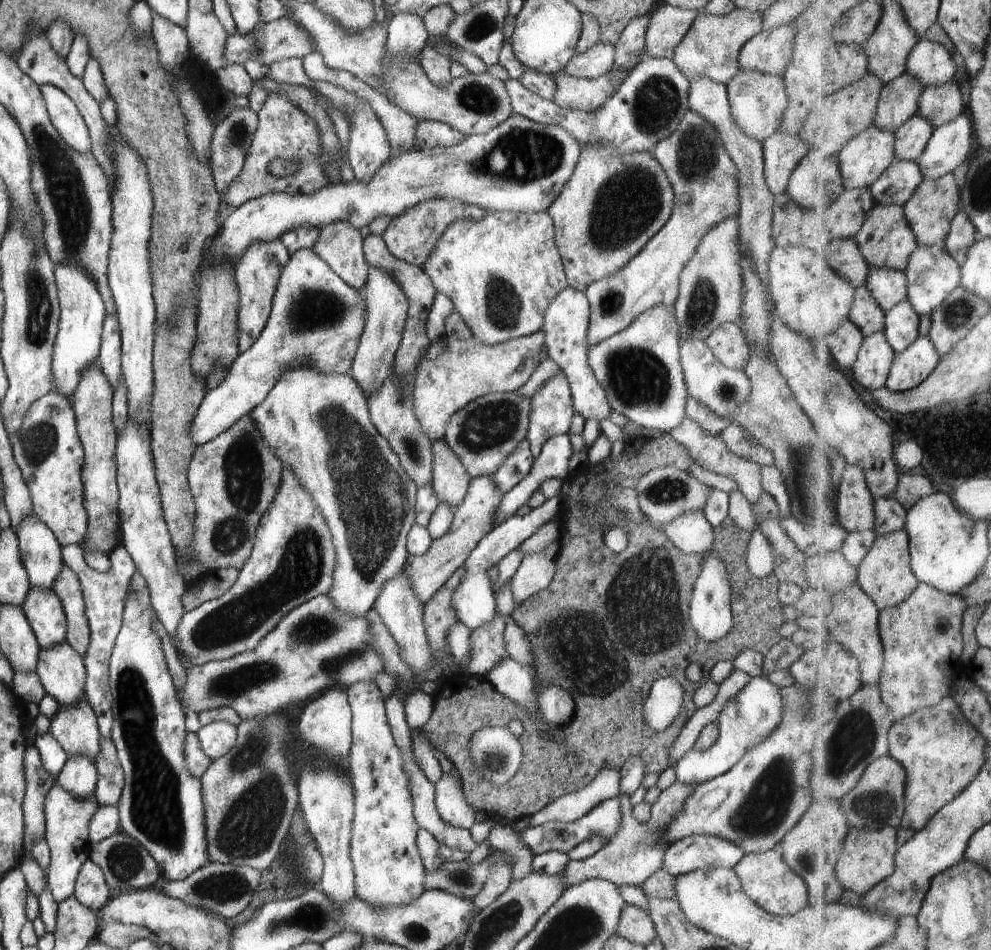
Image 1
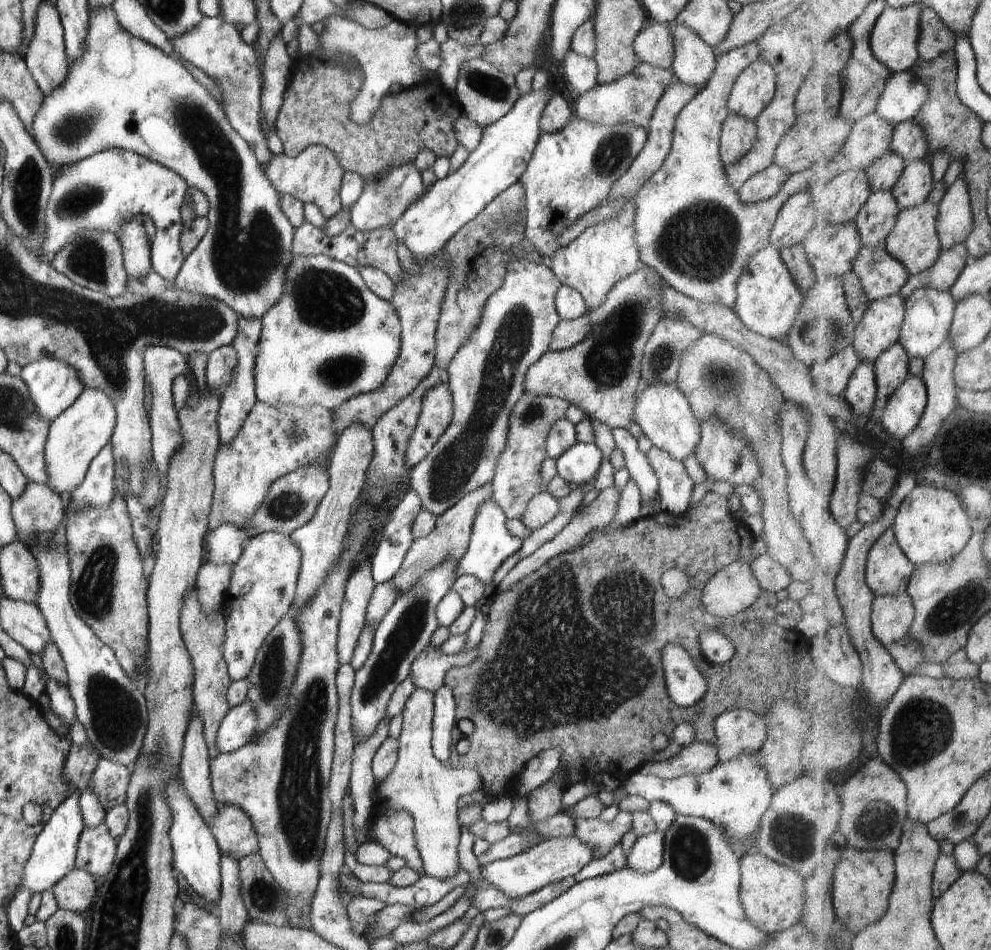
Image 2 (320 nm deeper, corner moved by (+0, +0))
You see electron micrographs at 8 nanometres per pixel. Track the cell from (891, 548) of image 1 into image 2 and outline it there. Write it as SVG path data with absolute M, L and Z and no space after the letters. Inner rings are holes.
M894 528L883 534L869 556L867 581L878 595L894 595L909 590L917 566L901 547Z

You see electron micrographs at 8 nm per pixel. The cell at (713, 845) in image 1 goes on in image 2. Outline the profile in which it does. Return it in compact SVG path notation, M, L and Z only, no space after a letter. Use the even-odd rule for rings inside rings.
M656 830L636 839L634 846L626 853L626 865L640 874L651 873L663 861L665 838Z

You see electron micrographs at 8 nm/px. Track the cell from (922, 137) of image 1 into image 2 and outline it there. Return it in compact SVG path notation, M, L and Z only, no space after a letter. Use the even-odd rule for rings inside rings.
M893 150L876 161L868 170L871 187L874 191L893 190L908 166L905 158Z

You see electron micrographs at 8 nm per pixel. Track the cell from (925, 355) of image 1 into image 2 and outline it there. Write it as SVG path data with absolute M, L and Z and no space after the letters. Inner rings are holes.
M912 375L889 402L882 424L887 434L904 444L921 425L928 408L929 387L925 377Z

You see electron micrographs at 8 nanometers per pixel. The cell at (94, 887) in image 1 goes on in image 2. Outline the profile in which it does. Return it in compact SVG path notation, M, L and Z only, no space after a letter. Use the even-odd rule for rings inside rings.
M75 868L53 886L52 892L60 909L80 913L93 906L96 884L89 872Z

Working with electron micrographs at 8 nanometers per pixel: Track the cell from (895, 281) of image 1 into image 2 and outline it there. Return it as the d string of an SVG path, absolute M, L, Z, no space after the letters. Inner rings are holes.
M901 294L872 302L864 320L857 323L857 336L854 342L855 349L863 362L874 361L876 363L882 354L901 340L906 311L907 302Z

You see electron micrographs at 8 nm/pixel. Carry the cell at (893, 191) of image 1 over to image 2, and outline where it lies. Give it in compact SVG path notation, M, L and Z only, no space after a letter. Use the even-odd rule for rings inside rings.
M894 190L874 191L856 220L863 248L888 241L901 212Z

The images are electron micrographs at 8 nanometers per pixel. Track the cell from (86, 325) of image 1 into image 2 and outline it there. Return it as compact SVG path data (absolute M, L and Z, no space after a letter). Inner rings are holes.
M44 357L42 360L25 366L19 377L29 390L31 401L35 406L35 413L42 421L49 423L70 408L77 401L80 393L84 392L77 372L66 363L52 357Z

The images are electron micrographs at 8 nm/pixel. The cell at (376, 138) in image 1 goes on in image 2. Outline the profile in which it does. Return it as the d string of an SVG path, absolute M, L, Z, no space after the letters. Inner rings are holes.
M333 14L320 23L319 48L328 52L348 52L364 73L361 91L351 104L350 118L358 125L370 122L374 111L381 105L385 94L391 92L393 85L403 87L423 85L427 80L427 71L420 62L417 48L420 44L415 29L408 23L395 19L381 29L367 29L350 17Z

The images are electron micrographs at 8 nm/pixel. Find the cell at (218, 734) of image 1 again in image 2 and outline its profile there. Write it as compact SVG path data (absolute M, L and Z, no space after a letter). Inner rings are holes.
M244 701L230 707L217 730L215 745L220 753L231 753L253 740L257 714L253 702Z

